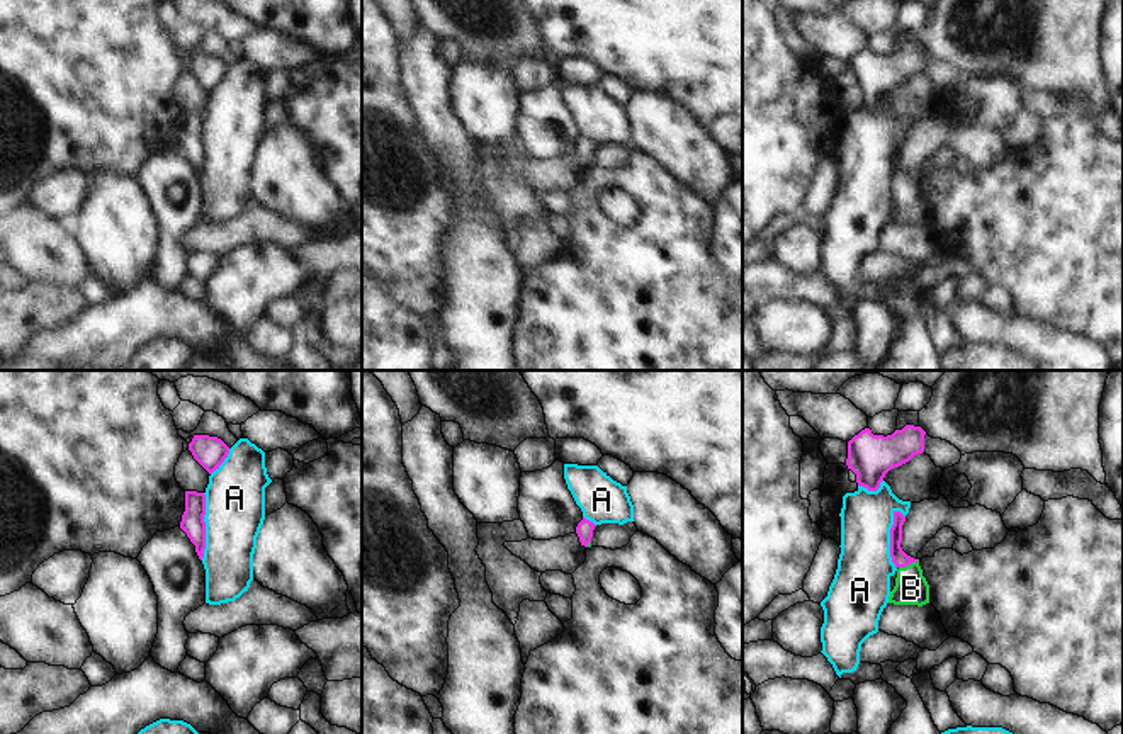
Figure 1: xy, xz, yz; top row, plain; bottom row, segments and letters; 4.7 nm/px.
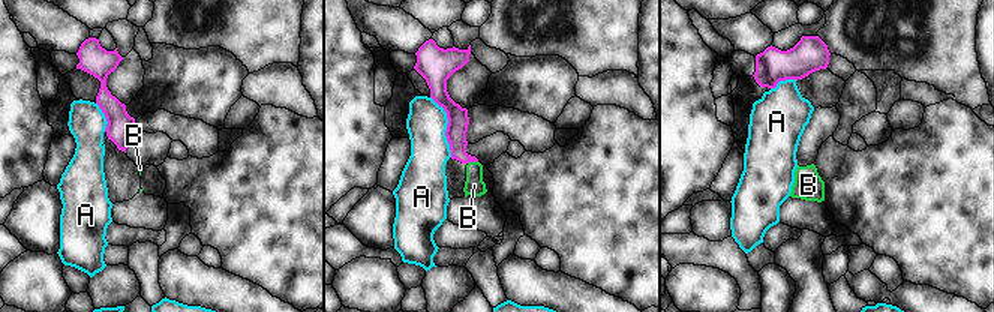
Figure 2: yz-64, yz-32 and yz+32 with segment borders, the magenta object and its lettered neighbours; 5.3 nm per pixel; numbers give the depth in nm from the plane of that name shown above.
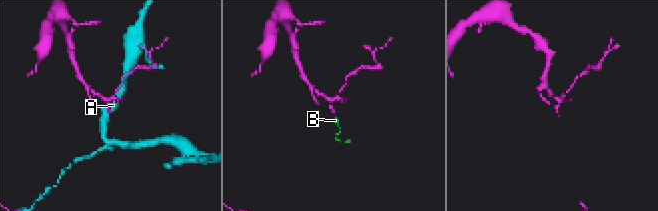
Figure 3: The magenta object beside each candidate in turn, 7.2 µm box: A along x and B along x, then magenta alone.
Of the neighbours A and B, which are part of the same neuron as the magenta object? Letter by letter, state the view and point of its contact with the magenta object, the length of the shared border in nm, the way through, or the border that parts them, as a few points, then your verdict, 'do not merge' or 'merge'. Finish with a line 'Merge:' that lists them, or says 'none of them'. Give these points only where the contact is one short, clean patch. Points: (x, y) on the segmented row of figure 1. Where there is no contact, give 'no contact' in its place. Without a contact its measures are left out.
A: xy (204, 527) | 320 nm | do not merge
B: yz (908, 564) | 100 nm | across yz (899, 558), (908, 564), (911, 588) | merge
Merge: B

